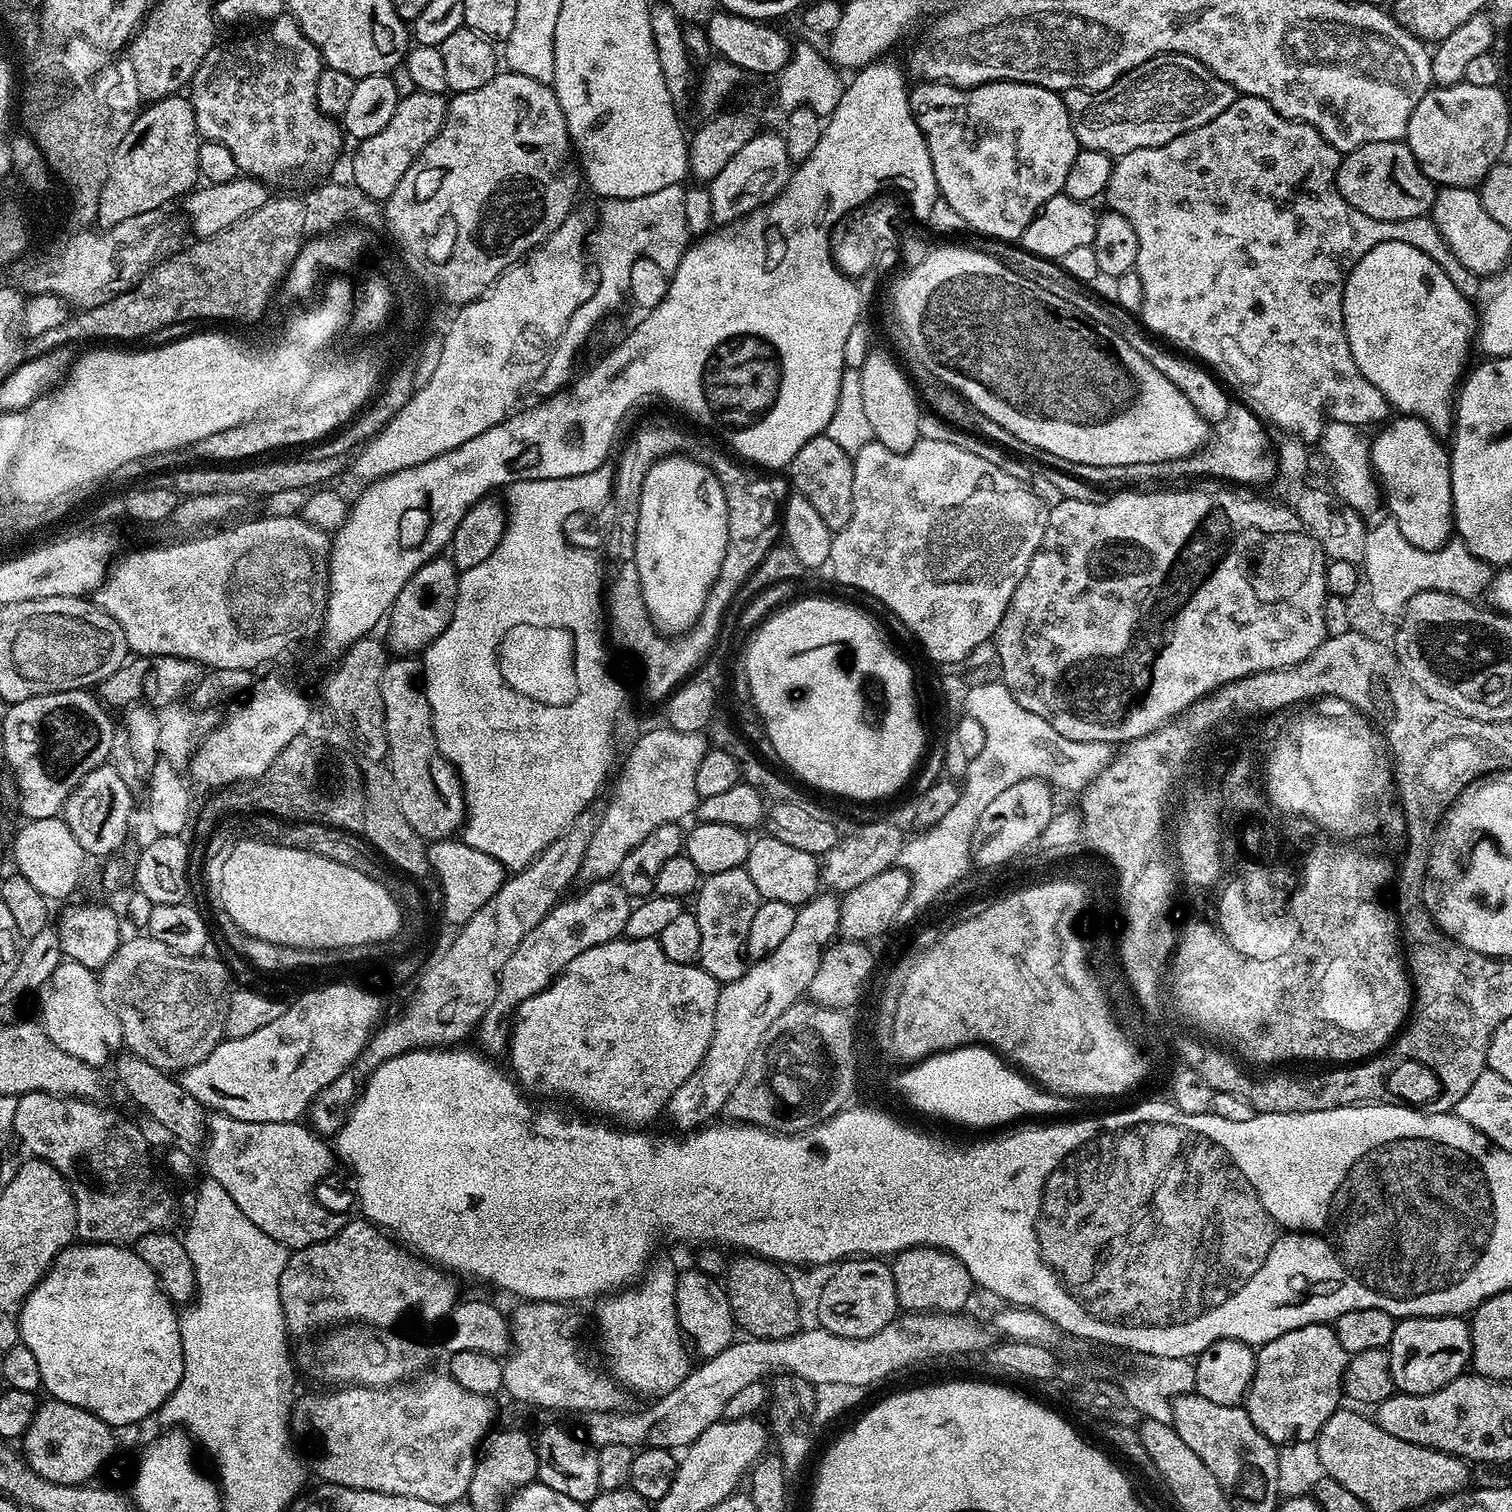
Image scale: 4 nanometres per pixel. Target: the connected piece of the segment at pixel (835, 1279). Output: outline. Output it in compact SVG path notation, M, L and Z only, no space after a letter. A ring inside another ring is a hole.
M849 1258L831 1269L816 1300L819 1327L842 1338L861 1340L878 1334L898 1316L896 1287L891 1267L880 1258Z

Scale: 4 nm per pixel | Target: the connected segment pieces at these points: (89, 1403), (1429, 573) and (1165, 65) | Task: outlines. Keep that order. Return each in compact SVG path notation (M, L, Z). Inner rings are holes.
M76 1242L71 1246L63 1248L56 1255L56 1261L48 1267L48 1272L44 1279L39 1280L32 1288L32 1293L24 1300L24 1305L20 1307L18 1313L18 1323L20 1325L20 1343L34 1354L38 1361L38 1371L42 1373L42 1388L51 1399L61 1400L70 1406L78 1406L98 1418L102 1422L111 1424L113 1429L121 1430L127 1424L136 1424L139 1420L144 1420L147 1416L155 1417L169 1398L174 1394L174 1390L180 1384L182 1370L184 1369L184 1355L182 1354L182 1338L180 1337L180 1316L168 1295L161 1288L156 1280L154 1270L146 1266L146 1262L141 1258L139 1251L128 1246L118 1244L89 1244L87 1242Z
M1383 518L1366 531L1366 550L1362 561L1362 576L1370 595L1370 604L1384 616L1399 615L1414 594L1422 594L1426 590L1438 590L1446 594L1454 594L1463 600L1475 601L1492 587L1494 575L1493 565L1480 560L1464 541L1459 538L1449 539L1447 544L1434 550L1422 550L1418 546L1410 546L1406 538L1402 538L1402 530L1391 518Z
M1165 52L1163 56L1150 58L1142 66L1122 74L1106 90L1088 92L1084 88L1069 88L1063 93L1064 105L1070 114L1074 134L1081 148L1105 152L1107 156L1118 157L1130 154L1130 150L1142 150L1150 146L1162 146L1178 134L1186 134L1198 126L1206 126L1222 110L1226 110L1236 101L1237 91L1222 78L1218 78L1202 62L1190 58L1181 52Z

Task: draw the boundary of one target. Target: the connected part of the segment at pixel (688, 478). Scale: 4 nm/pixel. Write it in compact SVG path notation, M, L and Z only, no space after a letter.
M673 454L665 456L644 476L642 498L638 506L638 530L636 531L636 559L638 578L642 586L642 598L657 629L664 634L688 631L704 612L706 598L720 577L722 558L726 558L728 511L726 494L707 464L698 458Z

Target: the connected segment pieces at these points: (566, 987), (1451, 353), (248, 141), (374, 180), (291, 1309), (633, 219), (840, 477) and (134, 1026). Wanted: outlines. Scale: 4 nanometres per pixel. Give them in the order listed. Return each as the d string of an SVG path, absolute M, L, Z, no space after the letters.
M617 938L602 946L594 946L590 950L586 950L586 954L578 954L578 958L574 958L574 962L570 962L570 966L566 966L566 970L553 980L550 987L526 998L526 1002L517 1006L510 1033L513 1068L511 1071L521 1089L527 1090L529 1093L541 1092L544 1096L569 1096L574 1103L581 1104L584 1108L593 1108L596 1112L617 1116L620 1119L617 1121L623 1122L625 1125L647 1125L644 1124L647 1120L654 1119L659 1112L661 1115L667 1109L668 1099L672 1097L674 1090L678 1090L678 1086L682 1086L682 1082L686 1082L686 1078L690 1078L690 1074L694 1074L694 1070L698 1070L714 1034L714 1014L718 1010L718 994L721 987L720 981L714 979L704 968L696 964L683 964L666 958L659 939Z
M1387 240L1374 246L1344 279L1344 329L1358 370L1366 382L1382 390L1389 409L1416 416L1437 434L1451 433L1454 401L1469 367L1468 351L1473 351L1478 321L1478 312L1476 308L1472 309L1472 303L1469 297L1460 293L1454 282L1450 282L1446 270L1442 270L1434 258L1406 242Z
M290 14L277 16L267 26L265 32L256 32L241 44L217 43L202 58L190 85L194 120L204 140L218 142L234 154L243 175L273 182L291 172L324 172L339 158L340 147L346 141L341 125L331 115L325 115L316 97L325 62Z
M415 90L401 95L398 106L394 110L394 118L378 130L370 138L359 141L355 145L356 153L352 156L351 183L358 186L358 190L366 193L370 199L383 202L402 182L402 174L410 170L410 166L418 158L424 147L442 130L444 119L448 117L448 100L438 94L417 92Z
M352 1218L328 1240L318 1241L289 1255L280 1279L284 1324L292 1334L319 1333L345 1322L392 1330L411 1312L432 1324L443 1316L445 1319L456 1307L455 1282L443 1268L405 1250L376 1225L363 1218Z
M681 185L666 186L666 190L654 190L654 194L646 194L642 198L630 198L629 200L604 200L601 203L600 220L595 225L590 236L590 252L596 255L596 264L600 267L600 281L596 289L591 289L590 294L585 295L584 301L574 310L574 314L568 319L568 325L558 343L549 351L548 361L544 363L544 372L536 379L535 391L540 391L541 397L551 396L553 392L559 392L573 379L572 367L576 364L576 355L584 348L584 343L592 336L592 331L599 326L600 320L604 320L623 300L629 299L630 290L630 266L639 256L650 258L650 262L658 262L662 270L671 274L678 270L678 262L682 262L684 249L690 243L690 233L686 226L686 206L684 205L684 188Z
M825 434L810 438L810 442L794 454L786 472L792 475L792 488L818 510L819 517L828 528L835 530L850 522L850 514L854 510L854 460L831 438Z
M136 934L133 940L125 939L114 958L110 958L110 962L99 969L102 998L118 1018L124 1035L123 1047L131 1055L140 1056L165 1070L183 1070L196 1063L202 1052L200 1043L207 1038L208 1031L215 1024L217 1029L224 1029L230 995L230 973L223 959L215 960L208 955L183 956L151 934Z

